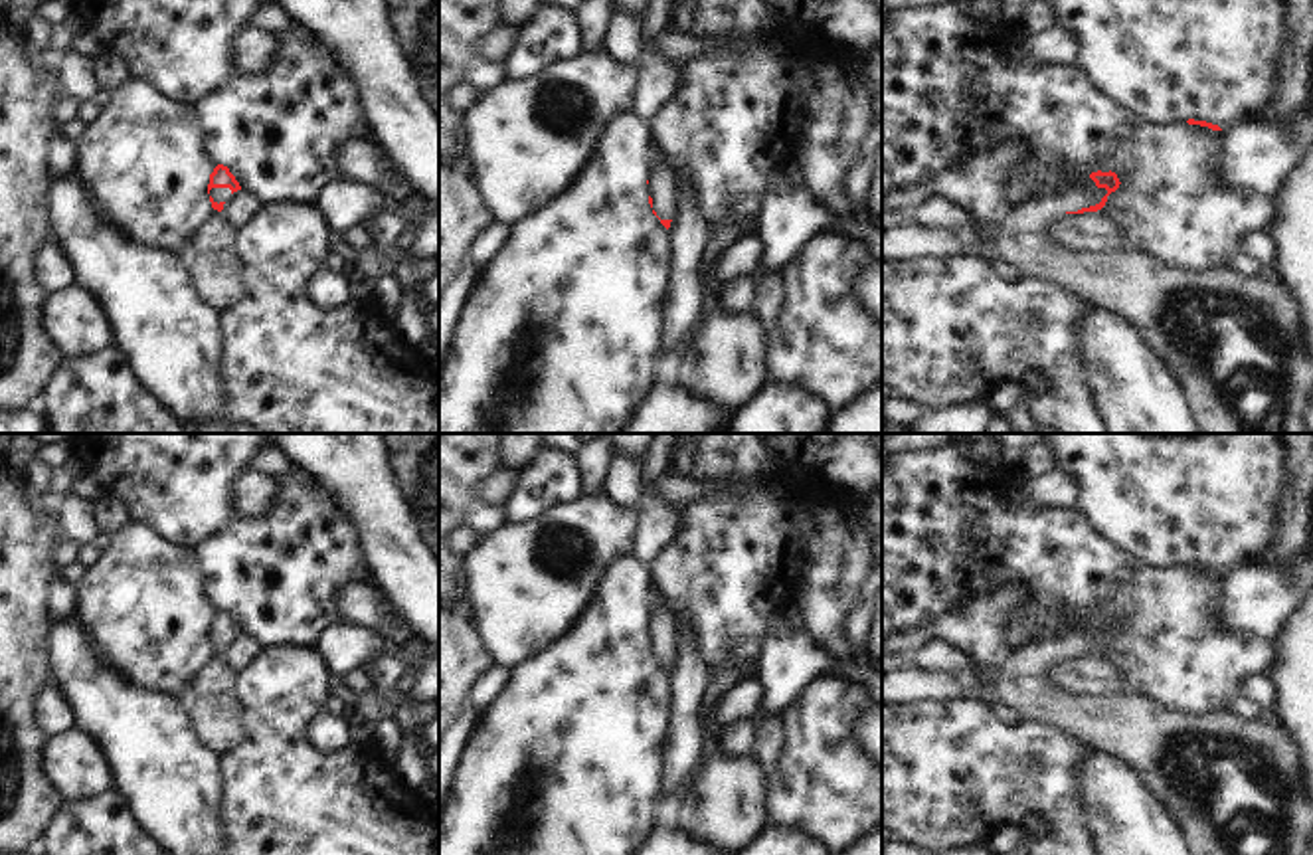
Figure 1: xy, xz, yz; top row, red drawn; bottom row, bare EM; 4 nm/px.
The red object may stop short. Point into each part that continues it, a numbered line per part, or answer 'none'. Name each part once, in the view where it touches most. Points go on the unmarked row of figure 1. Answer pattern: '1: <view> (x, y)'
1: yz (1234, 784)

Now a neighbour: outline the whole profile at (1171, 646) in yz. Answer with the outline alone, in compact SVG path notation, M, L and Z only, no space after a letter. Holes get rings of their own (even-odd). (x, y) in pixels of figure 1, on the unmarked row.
M1141 562L1121 574L1107 600L1058 631L1084 625L1092 616L1115 616L1119 631L1097 655L1107 655L1123 673L1133 693L1147 695L1182 711L1222 709L1222 703L1242 693L1250 673L1268 673L1275 661L1275 641L1238 635L1220 625L1214 602L1220 598L1222 574L1186 564L1153 566Z

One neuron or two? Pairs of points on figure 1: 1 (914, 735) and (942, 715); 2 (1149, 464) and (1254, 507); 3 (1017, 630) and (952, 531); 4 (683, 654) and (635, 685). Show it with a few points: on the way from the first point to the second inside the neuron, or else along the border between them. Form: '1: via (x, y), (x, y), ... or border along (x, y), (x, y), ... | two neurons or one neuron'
1: via (920, 735), (936, 721) | one neuron
2: via (1175, 464), (1183, 464), (1228, 507) | one neuron
3: via (1035, 598), (1035, 582), (983, 531) | one neuron
4: border along (667, 673), (671, 689), (669, 721) | two neurons

